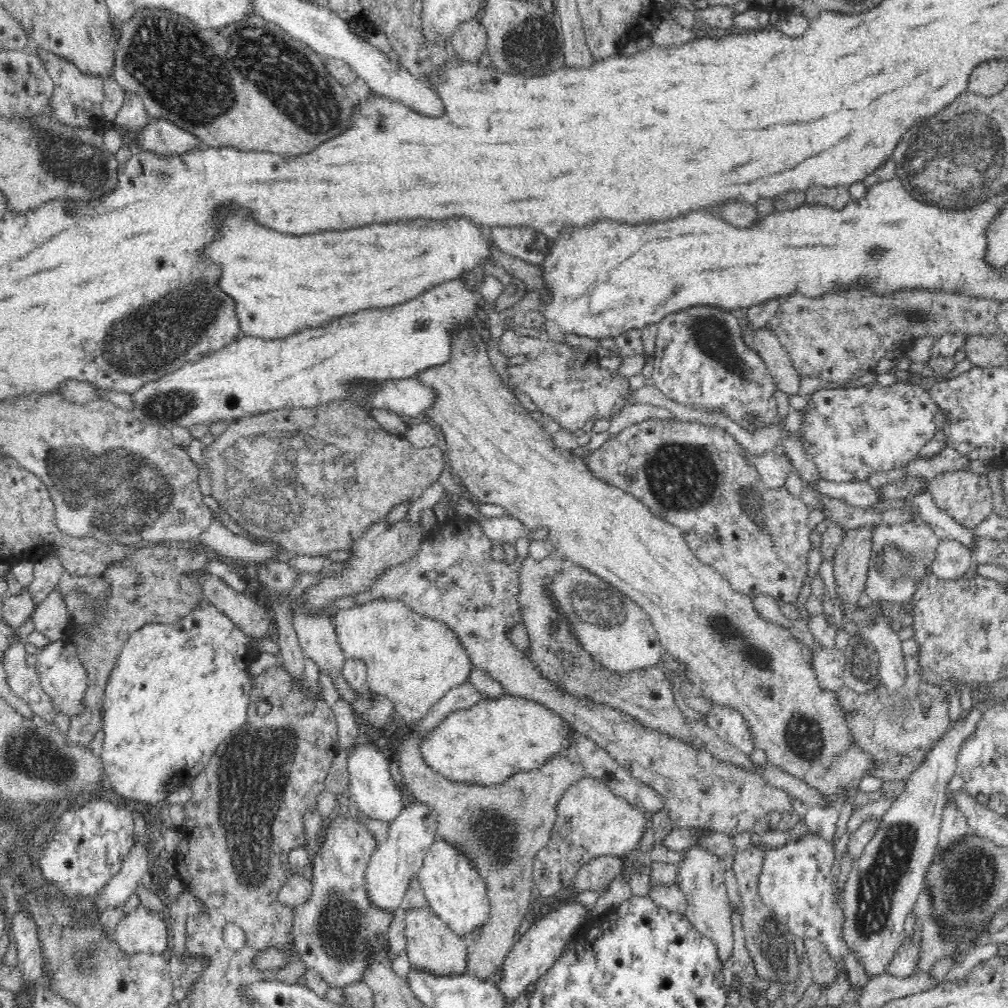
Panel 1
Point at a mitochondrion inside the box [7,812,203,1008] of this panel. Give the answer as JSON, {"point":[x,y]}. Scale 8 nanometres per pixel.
{"point":[84,962]}

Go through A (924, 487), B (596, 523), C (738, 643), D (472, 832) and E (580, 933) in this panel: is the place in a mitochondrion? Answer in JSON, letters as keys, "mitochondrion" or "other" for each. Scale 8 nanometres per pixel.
{"A":"other","B":"other","C":"mitochondrion","D":"mitochondrion","E":"other"}

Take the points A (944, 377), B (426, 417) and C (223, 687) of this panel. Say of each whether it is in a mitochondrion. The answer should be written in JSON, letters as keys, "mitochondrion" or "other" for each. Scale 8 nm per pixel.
{"A":"other","B":"other","C":"other"}

